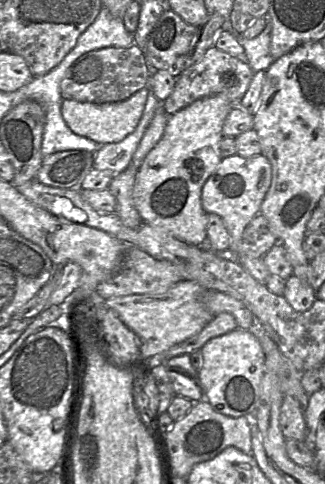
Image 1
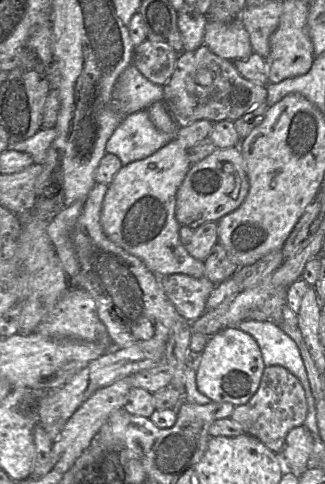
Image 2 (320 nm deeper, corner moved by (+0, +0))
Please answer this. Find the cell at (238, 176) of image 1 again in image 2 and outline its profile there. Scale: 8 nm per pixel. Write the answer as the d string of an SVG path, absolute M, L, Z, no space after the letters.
M239 147L216 149L191 166L176 194L175 217L181 226L196 228L206 222L218 222L235 211L249 192L249 181Z

